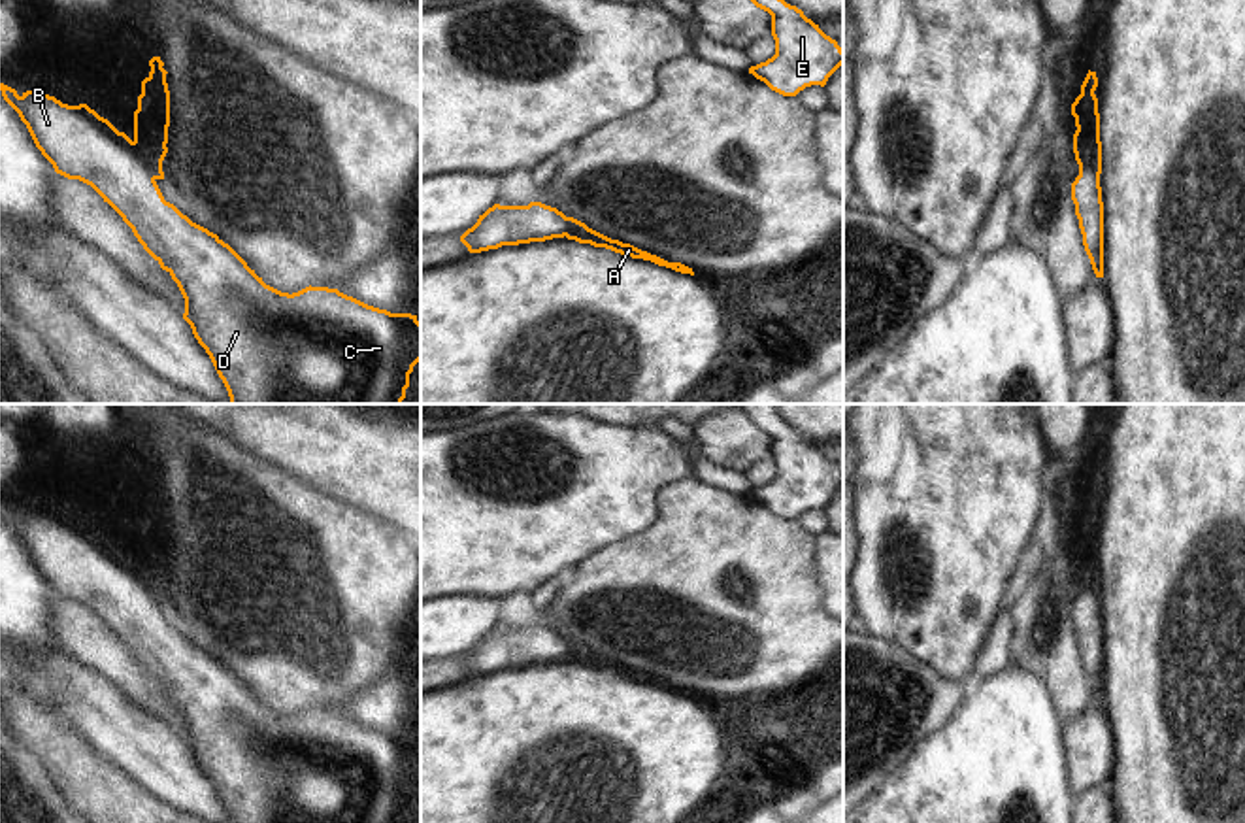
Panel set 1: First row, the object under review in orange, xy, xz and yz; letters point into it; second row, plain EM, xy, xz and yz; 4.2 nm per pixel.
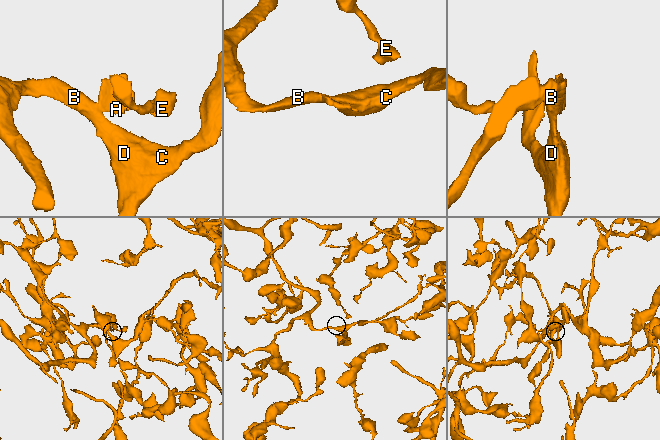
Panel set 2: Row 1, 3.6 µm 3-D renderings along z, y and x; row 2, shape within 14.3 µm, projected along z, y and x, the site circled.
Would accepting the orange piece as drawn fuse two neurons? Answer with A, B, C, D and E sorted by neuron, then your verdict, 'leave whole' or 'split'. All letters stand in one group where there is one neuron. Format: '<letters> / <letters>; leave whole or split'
A / B C D E; split

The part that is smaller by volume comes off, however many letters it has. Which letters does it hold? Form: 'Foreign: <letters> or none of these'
Foreign: A

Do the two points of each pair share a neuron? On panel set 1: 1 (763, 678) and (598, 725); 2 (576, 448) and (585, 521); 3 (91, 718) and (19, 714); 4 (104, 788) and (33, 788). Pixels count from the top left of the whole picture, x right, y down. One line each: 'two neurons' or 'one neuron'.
1: two neurons
2: one neuron
3: two neurons
4: two neurons

